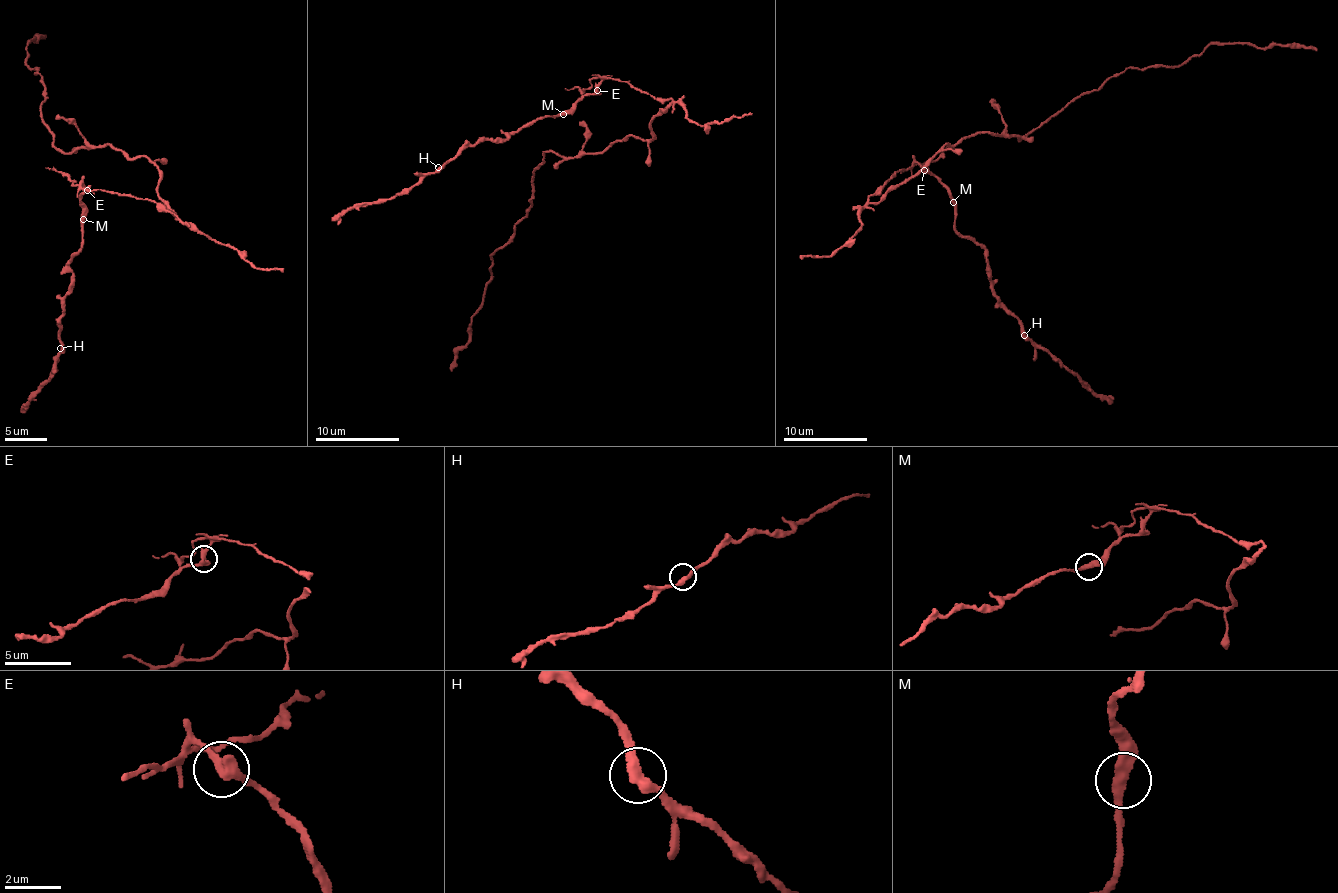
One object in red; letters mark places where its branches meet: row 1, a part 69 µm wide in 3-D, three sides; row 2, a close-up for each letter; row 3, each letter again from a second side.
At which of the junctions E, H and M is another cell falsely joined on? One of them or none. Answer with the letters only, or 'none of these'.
E

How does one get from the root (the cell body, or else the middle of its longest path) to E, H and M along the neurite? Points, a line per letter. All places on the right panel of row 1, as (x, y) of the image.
E: (908, 179), (879, 202), (869, 199), (895, 176), (895, 171), (909, 168), (915, 162), (923, 171)
H: (908, 179), (869, 199), (916, 162), (939, 179), (954, 204), (954, 229), (985, 251), (991, 294), (1024, 335)
M: (908, 179), (879, 202), (869, 199), (895, 176), (895, 171), (909, 168), (916, 162), (939, 179), (953, 202)

